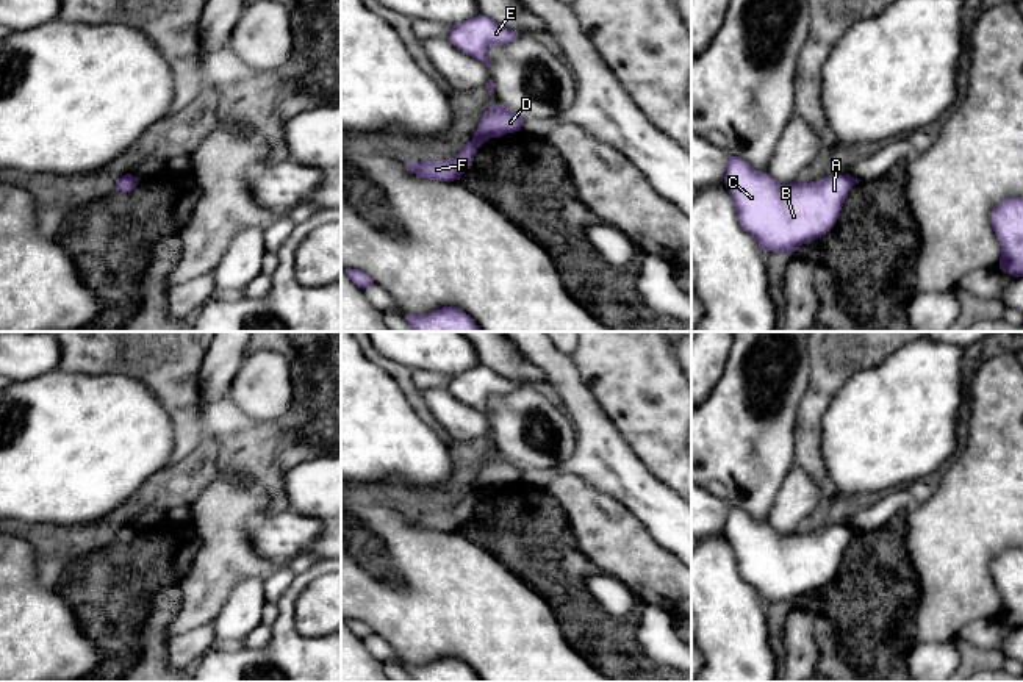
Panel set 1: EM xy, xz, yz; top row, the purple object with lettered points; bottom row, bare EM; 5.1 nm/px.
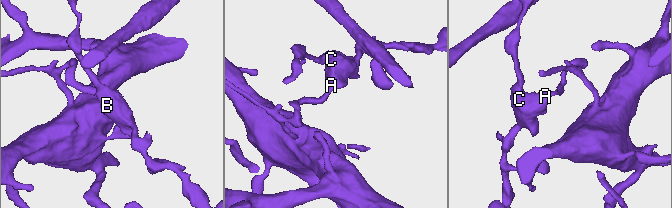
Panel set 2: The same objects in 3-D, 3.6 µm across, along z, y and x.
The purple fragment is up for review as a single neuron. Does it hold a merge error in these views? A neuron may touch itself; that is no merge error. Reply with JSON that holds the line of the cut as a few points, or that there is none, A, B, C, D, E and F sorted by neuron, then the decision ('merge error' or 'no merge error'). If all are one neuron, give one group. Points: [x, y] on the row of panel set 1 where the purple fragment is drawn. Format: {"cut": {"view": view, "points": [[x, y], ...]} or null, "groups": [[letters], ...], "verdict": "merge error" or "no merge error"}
{"cut": null, "groups": [["A", "B", "C", "D", "E", "F"]], "verdict": "no merge error"}

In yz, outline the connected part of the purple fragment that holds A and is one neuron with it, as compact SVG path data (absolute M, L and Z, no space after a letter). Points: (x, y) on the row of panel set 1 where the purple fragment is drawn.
M729 156L724 183L734 200L741 228L759 244L760 250L793 253L802 244L824 236L837 222L851 188L860 180L829 175L820 181L781 185L768 174L756 170L748 161Z

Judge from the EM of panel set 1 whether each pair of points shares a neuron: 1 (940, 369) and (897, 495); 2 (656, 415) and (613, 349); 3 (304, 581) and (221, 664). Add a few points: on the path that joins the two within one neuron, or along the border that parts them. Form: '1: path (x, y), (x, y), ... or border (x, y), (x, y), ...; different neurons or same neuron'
1: border (903, 487), (893, 487), (887, 491); different neurons
2: path (642, 399), (642, 387), (629, 365); same neuron
3: path (287, 610), (283, 637), (260, 660), (251, 664); same neuron

